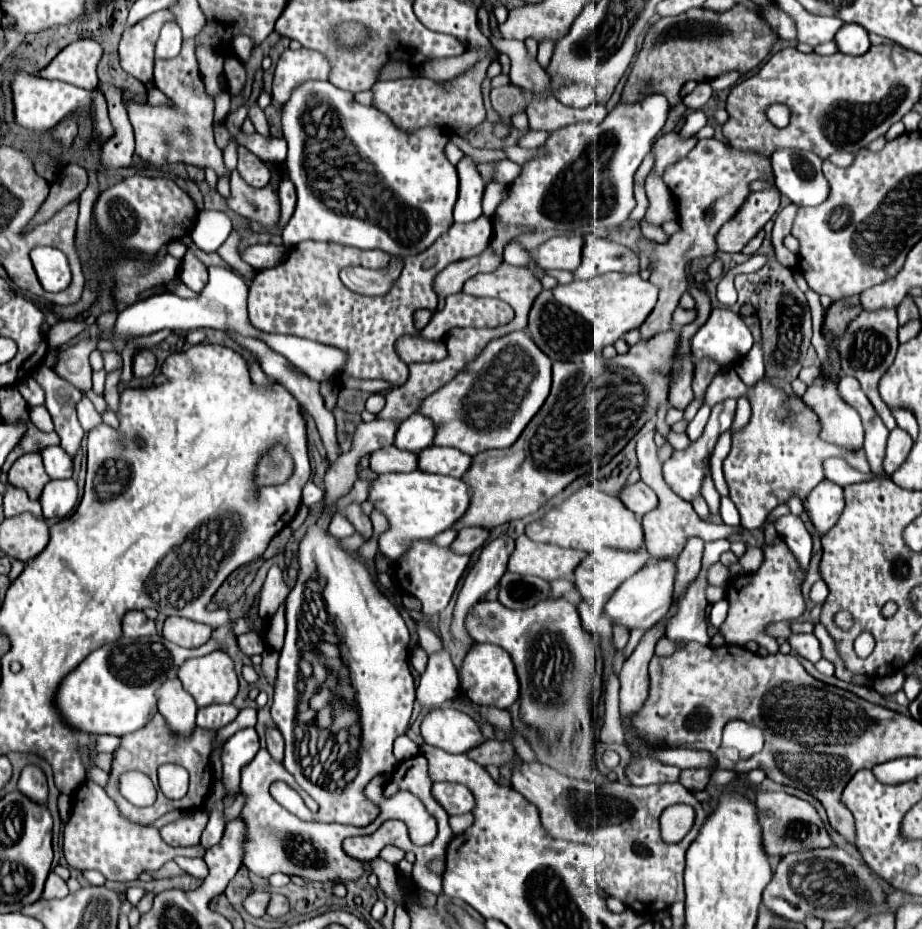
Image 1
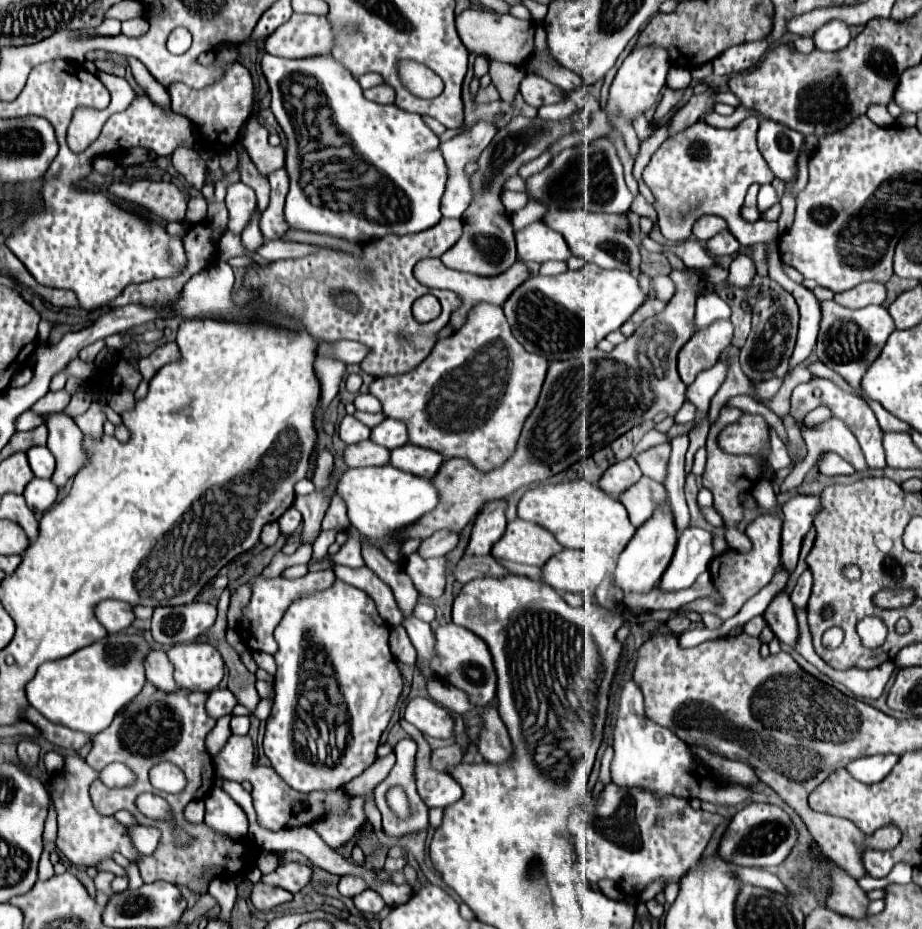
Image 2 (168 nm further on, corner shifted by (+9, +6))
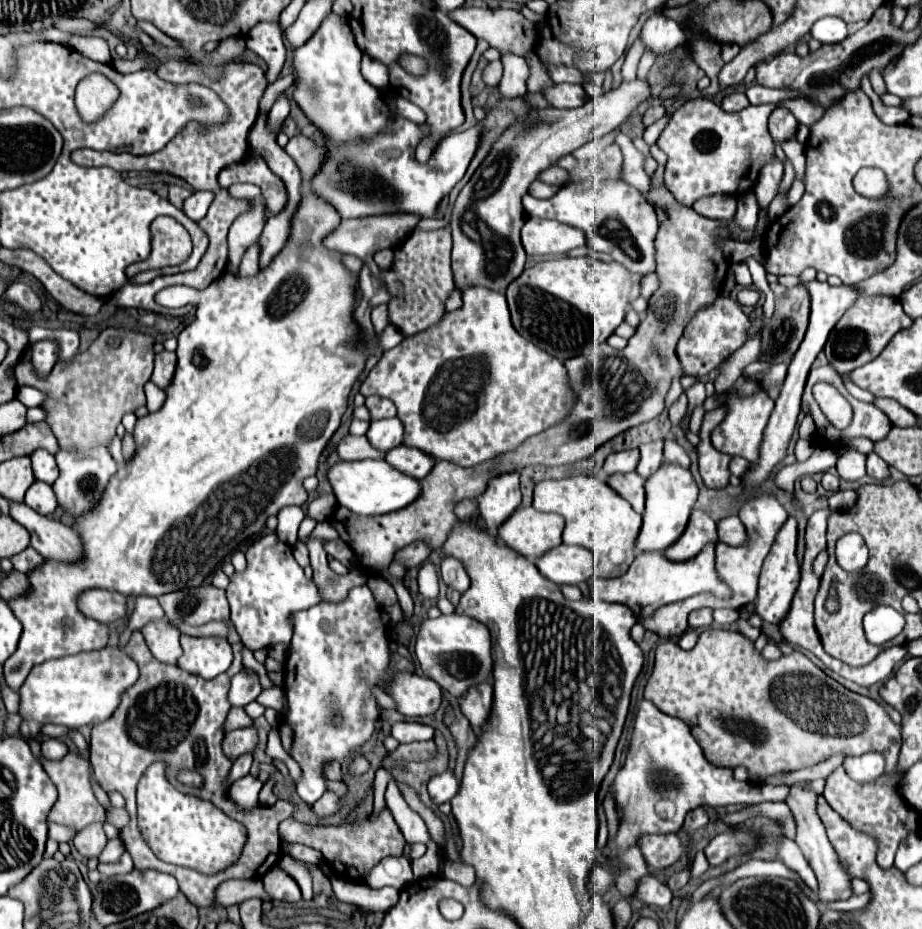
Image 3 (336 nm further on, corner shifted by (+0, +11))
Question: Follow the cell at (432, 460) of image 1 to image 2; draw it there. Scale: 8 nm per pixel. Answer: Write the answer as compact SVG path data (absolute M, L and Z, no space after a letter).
M402 445L394 451L390 451L390 465L396 465L396 469L404 469L406 473L416 473L416 477L432 479L444 457L432 449L414 447L414 445Z

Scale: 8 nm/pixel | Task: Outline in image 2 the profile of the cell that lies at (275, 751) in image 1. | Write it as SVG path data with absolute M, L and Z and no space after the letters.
M220 641L220 645L214 645L214 649L220 651L226 667L228 667L228 689L234 693L238 703L246 705L250 711L256 709L260 697L256 693L256 677L244 667L238 653L228 645L228 641Z

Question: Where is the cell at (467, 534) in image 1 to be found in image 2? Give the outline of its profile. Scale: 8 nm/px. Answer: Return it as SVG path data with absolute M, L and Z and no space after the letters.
M436 531L432 537L424 539L418 547L420 557L444 557L458 543L458 535L450 531Z

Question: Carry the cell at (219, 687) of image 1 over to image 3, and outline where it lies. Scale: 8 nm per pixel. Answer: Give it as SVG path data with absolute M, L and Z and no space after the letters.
M183 634L181 648L183 648L183 656L177 662L177 666L205 680L213 680L215 676L227 672L233 660L231 644L227 640L191 638Z

